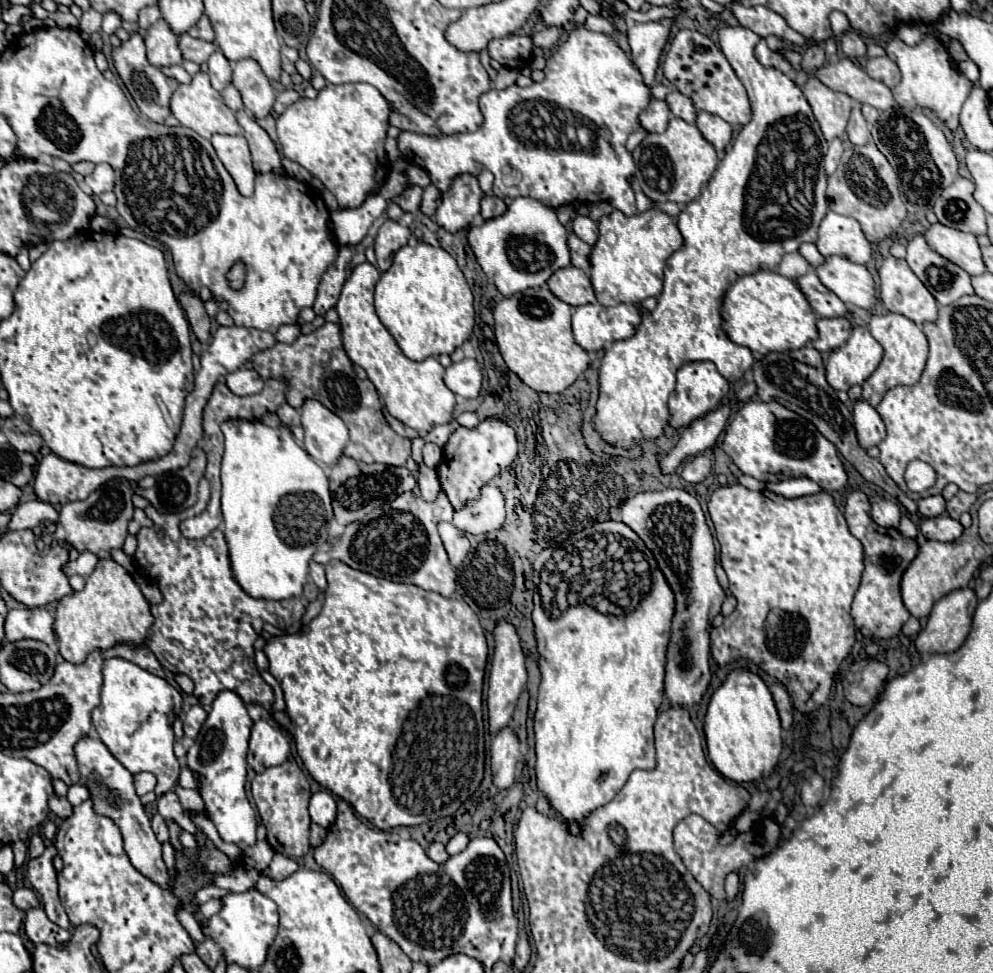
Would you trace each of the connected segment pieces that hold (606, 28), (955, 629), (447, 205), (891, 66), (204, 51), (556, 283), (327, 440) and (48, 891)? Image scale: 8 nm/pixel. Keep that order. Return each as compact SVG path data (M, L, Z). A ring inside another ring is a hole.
M588 15L584 28L590 31L611 34L615 31L613 21L611 18Z
M961 588L961 590L955 590L947 596L943 596L933 612L929 614L929 622L927 626L919 632L919 636L915 638L915 648L921 656L927 656L927 654L949 654L949 652L955 652L967 638L969 630L971 630L971 622L973 622L973 612L975 612L975 606L977 606L977 598L975 598L975 592L971 588Z
M459 174L451 182L451 188L441 194L441 204L435 212L435 222L447 232L467 228L473 216L479 214L479 202L483 192L479 182L471 174Z
M881 56L881 58L869 58L867 64L865 64L865 72L877 80L877 82L883 82L887 88L895 88L901 80L901 74L899 74L899 68L895 66L895 62L887 56Z
M181 34L179 46L181 46L183 58L185 58L185 60L193 60L193 62L197 62L197 64L207 62L209 56L219 50L215 42L199 40L199 38L193 38L193 36L189 36L189 34Z
M567 266L561 268L559 272L553 272L547 284L549 290L569 306L581 306L595 300L589 276L575 266Z
M305 400L301 406L301 426L305 430L305 450L333 466L349 440L343 420L319 404L319 400Z
M49 844L39 858L31 858L27 862L27 880L41 895L41 904L48 918L61 928L69 929L71 924L58 896L57 872L53 868L55 854L55 846Z

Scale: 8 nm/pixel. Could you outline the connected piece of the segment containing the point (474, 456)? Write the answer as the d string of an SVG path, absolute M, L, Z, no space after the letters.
M489 416L481 420L475 428L459 426L447 440L443 448L443 460L437 466L437 476L443 492L447 494L453 510L467 506L471 500L479 500L479 492L485 484L497 478L503 470L513 468L517 460L517 438L513 426L509 426L503 418Z

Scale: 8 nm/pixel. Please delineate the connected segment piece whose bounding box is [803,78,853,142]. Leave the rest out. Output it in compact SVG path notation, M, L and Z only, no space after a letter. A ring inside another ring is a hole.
M809 78L807 84L803 84L803 94L813 108L813 114L821 126L823 136L829 142L833 138L839 138L847 128L853 100L847 94L829 90L817 78Z

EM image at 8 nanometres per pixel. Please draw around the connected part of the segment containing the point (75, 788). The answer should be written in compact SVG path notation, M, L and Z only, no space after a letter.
M71 784L69 790L67 790L67 800L69 800L73 806L79 806L79 804L85 802L89 796L91 796L91 792L89 792L89 788L83 786L83 784Z

